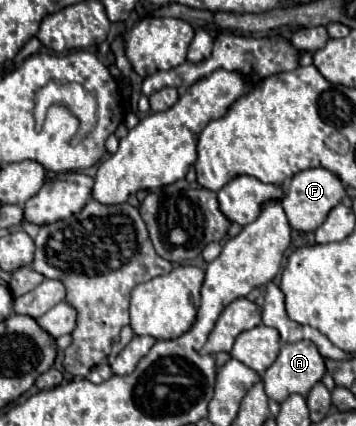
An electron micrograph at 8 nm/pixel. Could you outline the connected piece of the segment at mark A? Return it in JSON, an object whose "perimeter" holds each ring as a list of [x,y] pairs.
{"perimeter":[[[311,341],[287,343],[287,345],[281,347],[279,357],[275,359],[275,363],[263,375],[265,393],[267,393],[269,399],[273,399],[277,403],[283,403],[293,393],[307,395],[311,391],[311,387],[321,381],[323,373],[325,373],[325,359],[321,357],[321,353],[317,351],[317,347]]]}

